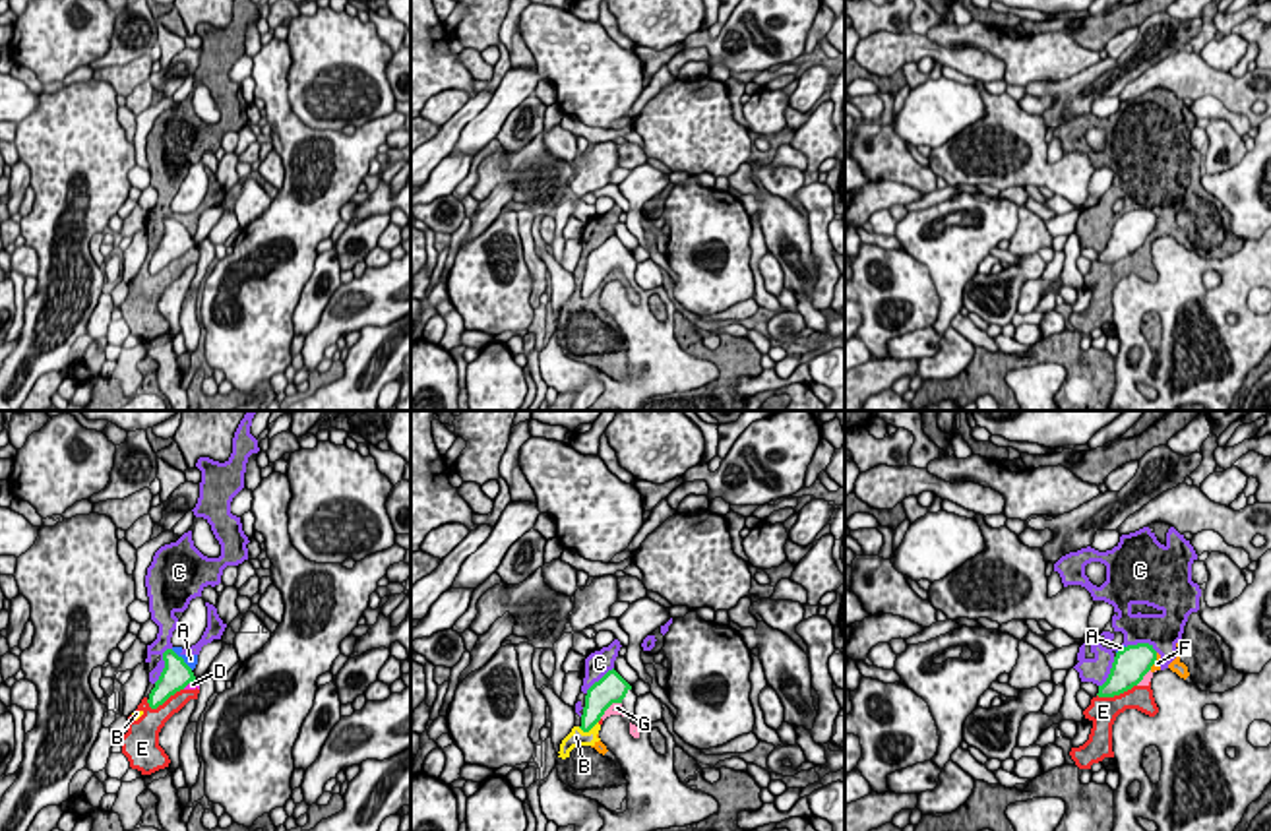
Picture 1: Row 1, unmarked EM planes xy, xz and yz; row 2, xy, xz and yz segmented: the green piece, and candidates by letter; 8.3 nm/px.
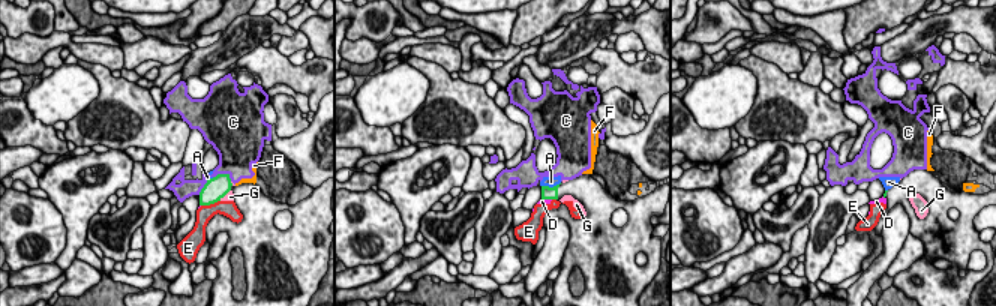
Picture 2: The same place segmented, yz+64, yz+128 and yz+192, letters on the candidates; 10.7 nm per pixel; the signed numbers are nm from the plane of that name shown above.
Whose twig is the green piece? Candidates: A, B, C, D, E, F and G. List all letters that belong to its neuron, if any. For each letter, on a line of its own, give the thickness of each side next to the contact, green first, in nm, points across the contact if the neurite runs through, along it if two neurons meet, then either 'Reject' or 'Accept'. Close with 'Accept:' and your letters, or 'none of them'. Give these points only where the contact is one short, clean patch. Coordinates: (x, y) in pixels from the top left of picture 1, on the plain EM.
A: Thickness 240 nm (green) against 100 nm. Boundary: xy (171, 215), (192, 235). Reject
B: Thickness 190 nm (green) against 140 nm. Boundary: xz (597, 287), (588, 297), (578, 293). Reject
C: Thickness 240 nm (green) against 140 nm. Reject
D: Thickness 240 nm (green) against 60 nm. Boundary: xy (196, 246), (183, 254). Reject
E: Thickness 240 nm (green) against 220 nm. Reject
F: Thickness 300 nm (green) against 60 nm. Boundary: yz (1157, 219), (1149, 235). Reject
G: Thickness 240 nm (green) against 100 nm. Boundary: xz (620, 268), (615, 268), (599, 283). Reject
Accept: none of them

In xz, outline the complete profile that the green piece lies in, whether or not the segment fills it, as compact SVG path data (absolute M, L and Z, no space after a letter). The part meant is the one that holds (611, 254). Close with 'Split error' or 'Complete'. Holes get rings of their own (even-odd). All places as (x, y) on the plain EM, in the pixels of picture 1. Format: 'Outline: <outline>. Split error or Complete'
Outline: M614 234L587 256L579 294L589 298L599 287L603 289L599 304L606 316L616 322L628 347L628 376L624 380L614 380L604 372L599 372L604 391L595 401L595 405L585 411L636 411L651 397L699 389L719 378L719 368L713 362L696 358L678 345L674 337L674 302L668 298L663 287L641 289L636 283L636 267L637 262L634 260L632 252ZM653 294L657 294L666 304L665 322L657 320L651 310Z. Split error

